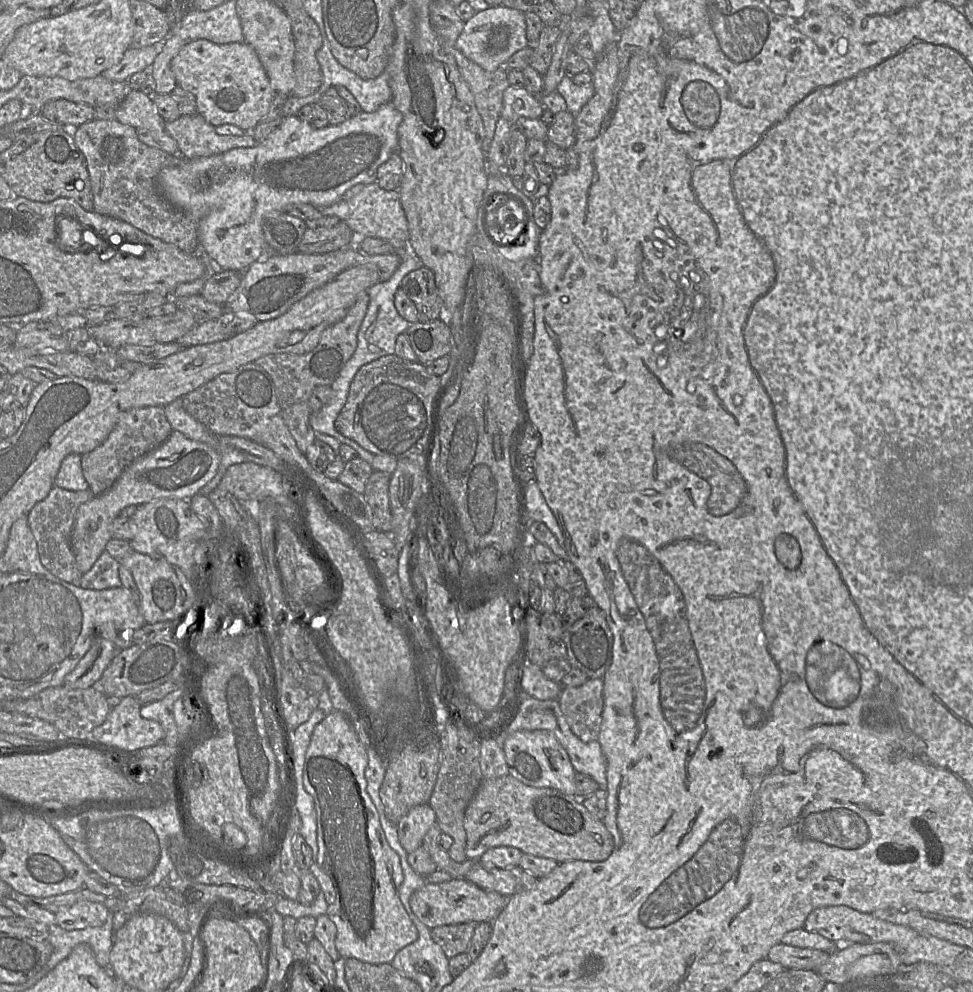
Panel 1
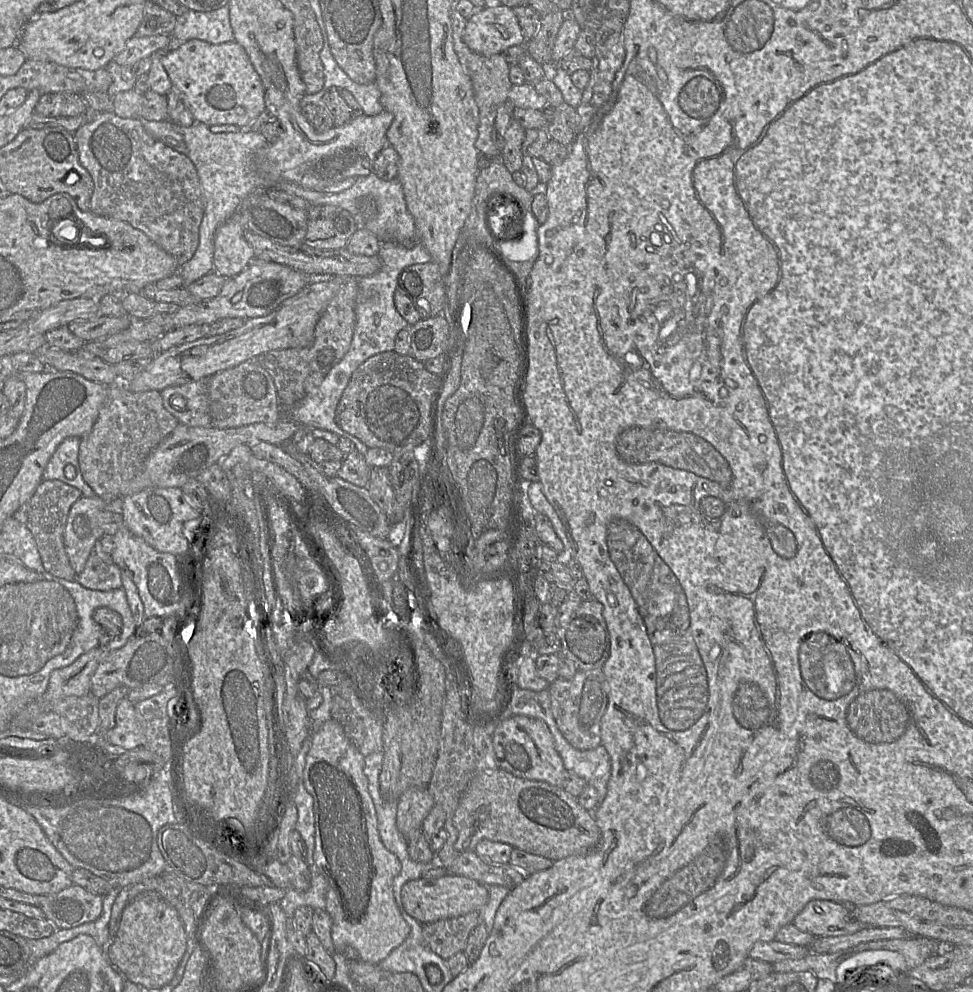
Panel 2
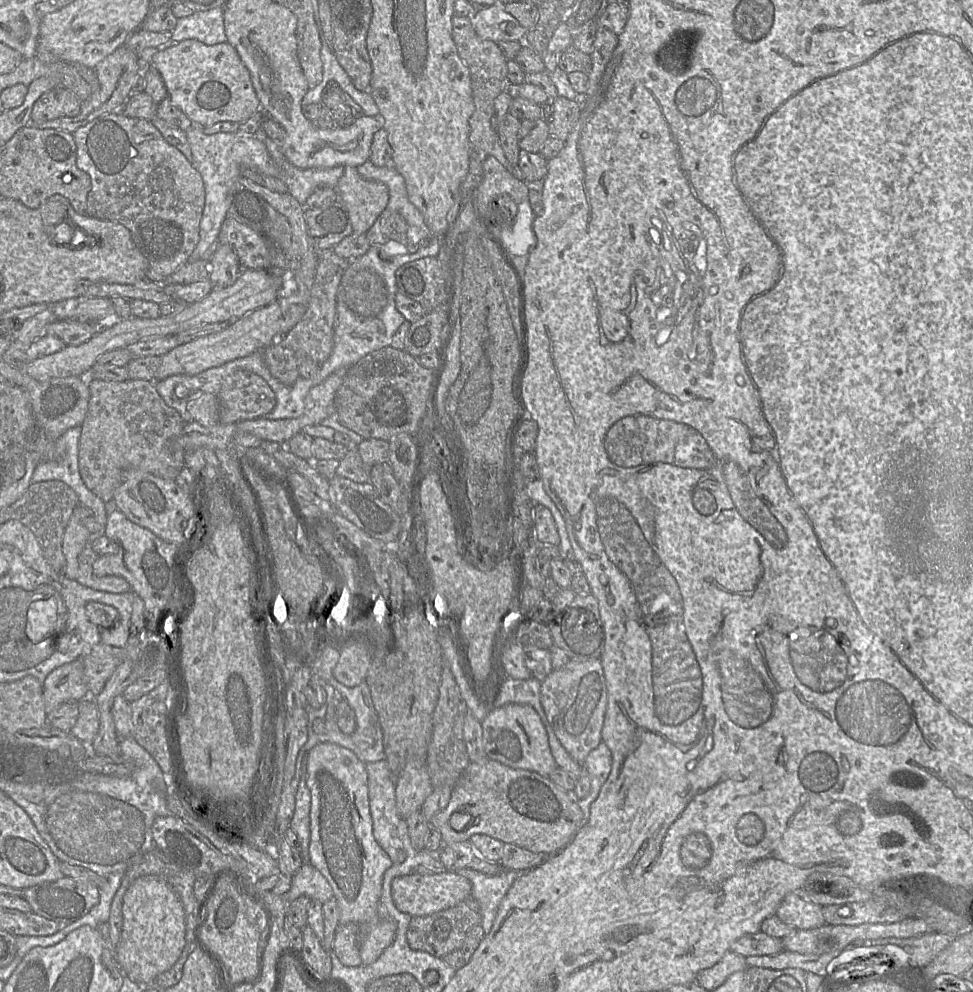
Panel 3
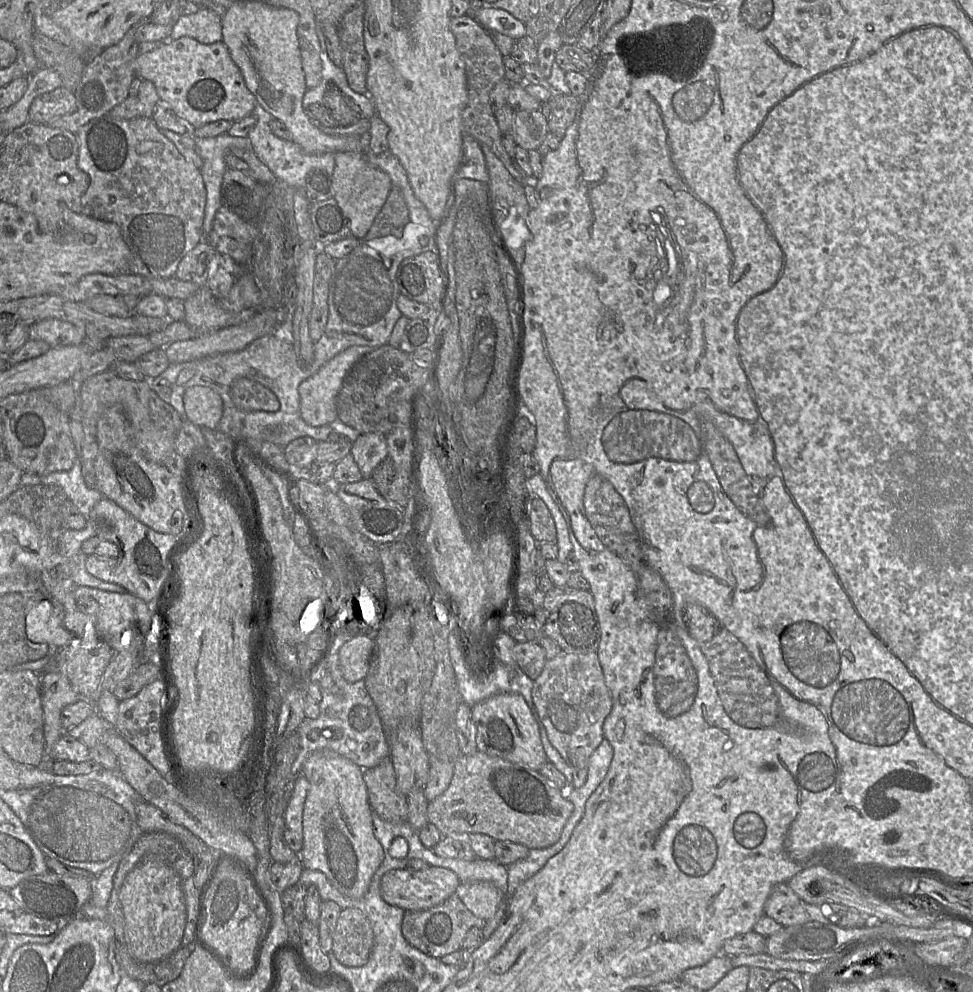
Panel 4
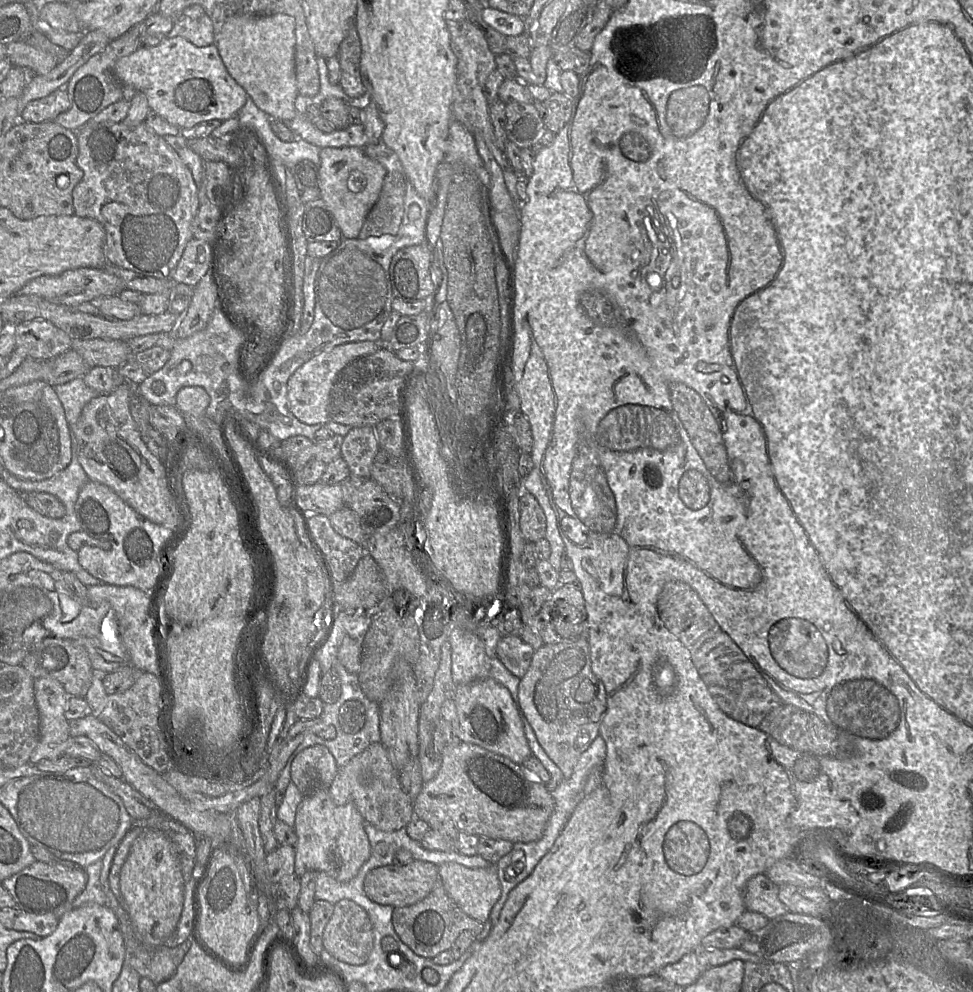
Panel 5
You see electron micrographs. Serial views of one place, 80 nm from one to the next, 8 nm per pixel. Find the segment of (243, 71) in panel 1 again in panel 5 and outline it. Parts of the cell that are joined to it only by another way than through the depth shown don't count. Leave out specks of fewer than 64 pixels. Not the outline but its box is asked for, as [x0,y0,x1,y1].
[113,36,248,129]

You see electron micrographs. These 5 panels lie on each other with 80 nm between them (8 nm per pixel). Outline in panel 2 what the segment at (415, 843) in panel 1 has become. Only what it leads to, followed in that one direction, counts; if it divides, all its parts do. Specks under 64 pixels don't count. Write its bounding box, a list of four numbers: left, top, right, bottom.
[396,789,435,838]

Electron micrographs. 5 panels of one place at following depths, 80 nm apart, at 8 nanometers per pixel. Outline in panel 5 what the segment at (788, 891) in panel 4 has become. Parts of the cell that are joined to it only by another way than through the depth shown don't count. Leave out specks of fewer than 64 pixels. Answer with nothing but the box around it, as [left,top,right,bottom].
[746,874,793,921]

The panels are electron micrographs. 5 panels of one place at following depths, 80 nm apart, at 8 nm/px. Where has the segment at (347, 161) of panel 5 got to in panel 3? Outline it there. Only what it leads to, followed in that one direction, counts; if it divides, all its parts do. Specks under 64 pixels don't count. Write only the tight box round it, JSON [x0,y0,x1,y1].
[335,166,389,234]

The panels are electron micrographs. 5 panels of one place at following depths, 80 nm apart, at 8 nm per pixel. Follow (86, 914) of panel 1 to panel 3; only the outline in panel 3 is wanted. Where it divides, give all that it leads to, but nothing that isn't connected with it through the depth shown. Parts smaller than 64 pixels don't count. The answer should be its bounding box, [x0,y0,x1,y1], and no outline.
[22,876,99,929]

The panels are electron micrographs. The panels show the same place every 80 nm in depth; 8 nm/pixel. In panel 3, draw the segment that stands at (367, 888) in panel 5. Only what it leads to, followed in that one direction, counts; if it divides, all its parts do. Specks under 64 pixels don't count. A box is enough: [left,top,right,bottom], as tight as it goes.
[391,871,471,917]

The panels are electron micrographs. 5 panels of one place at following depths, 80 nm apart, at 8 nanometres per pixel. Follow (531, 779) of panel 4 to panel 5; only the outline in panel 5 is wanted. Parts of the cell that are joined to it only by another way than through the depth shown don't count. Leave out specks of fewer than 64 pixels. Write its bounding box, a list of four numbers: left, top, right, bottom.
[413,741,554,843]

